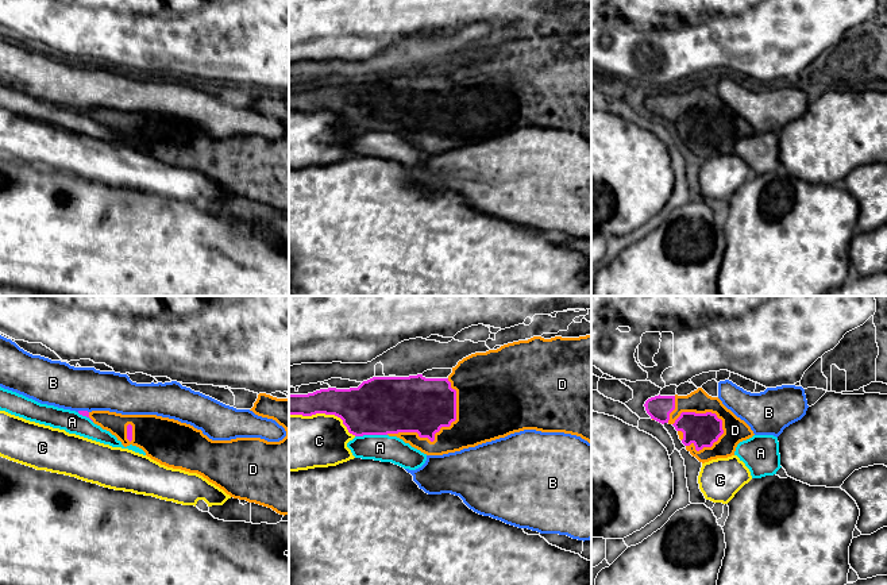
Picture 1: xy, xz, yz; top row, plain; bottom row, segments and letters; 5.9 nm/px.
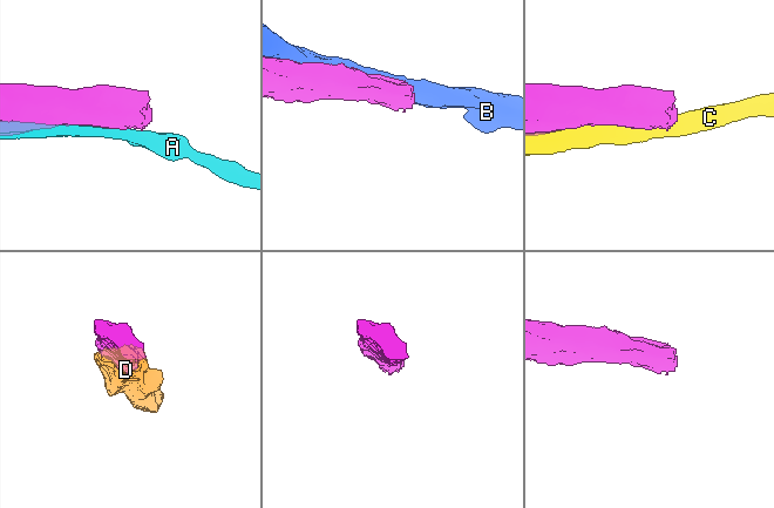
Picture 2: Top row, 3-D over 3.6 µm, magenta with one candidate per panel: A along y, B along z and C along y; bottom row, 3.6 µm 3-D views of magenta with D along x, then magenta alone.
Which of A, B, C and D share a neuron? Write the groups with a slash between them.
A / B / C / D

